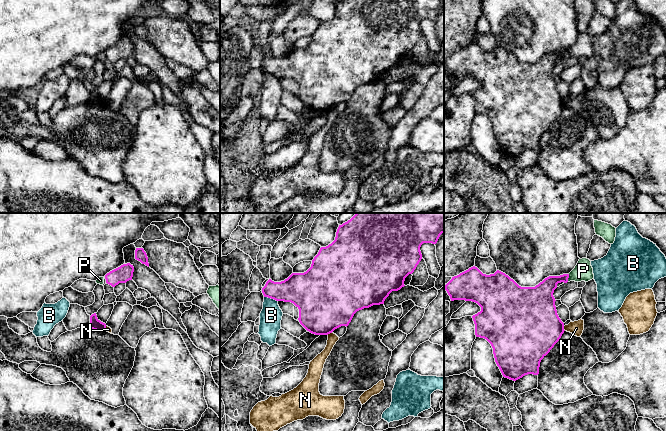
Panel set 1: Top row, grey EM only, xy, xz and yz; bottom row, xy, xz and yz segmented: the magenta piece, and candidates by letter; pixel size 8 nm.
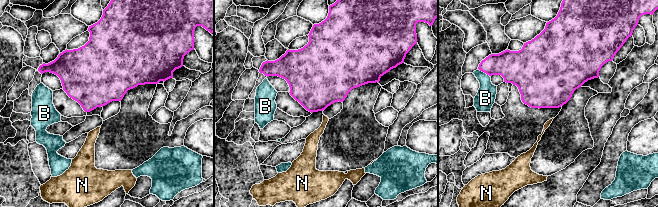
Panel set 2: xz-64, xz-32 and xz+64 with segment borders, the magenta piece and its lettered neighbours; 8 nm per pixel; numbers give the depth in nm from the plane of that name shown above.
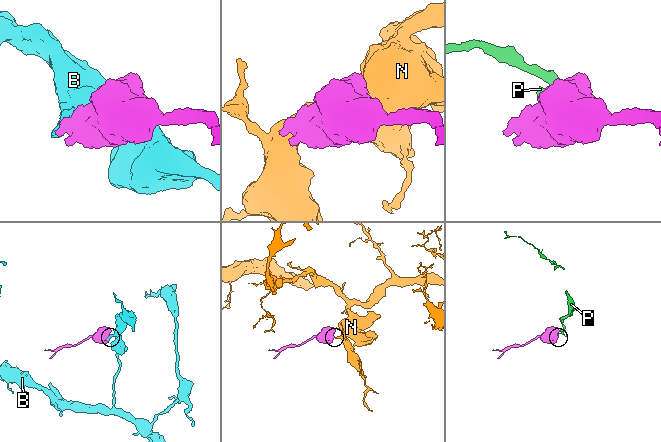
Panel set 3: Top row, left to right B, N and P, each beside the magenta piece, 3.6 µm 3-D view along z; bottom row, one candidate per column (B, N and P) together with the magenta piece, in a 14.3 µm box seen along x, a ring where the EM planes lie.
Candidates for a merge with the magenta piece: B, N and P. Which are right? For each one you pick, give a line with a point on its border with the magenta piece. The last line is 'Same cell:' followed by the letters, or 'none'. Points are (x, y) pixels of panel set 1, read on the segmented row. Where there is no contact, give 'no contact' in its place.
Same cell: none

